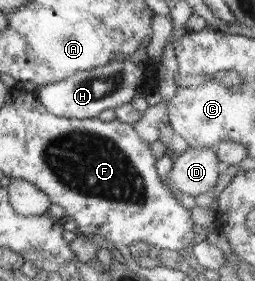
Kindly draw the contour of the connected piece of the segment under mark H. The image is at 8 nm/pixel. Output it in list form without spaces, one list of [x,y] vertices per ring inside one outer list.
[[[115,60],[91,70],[74,72],[65,80],[37,87],[35,93],[51,114],[66,119],[86,119],[98,117],[103,110],[131,102],[131,98],[141,92],[143,82],[144,68],[132,61]]]

